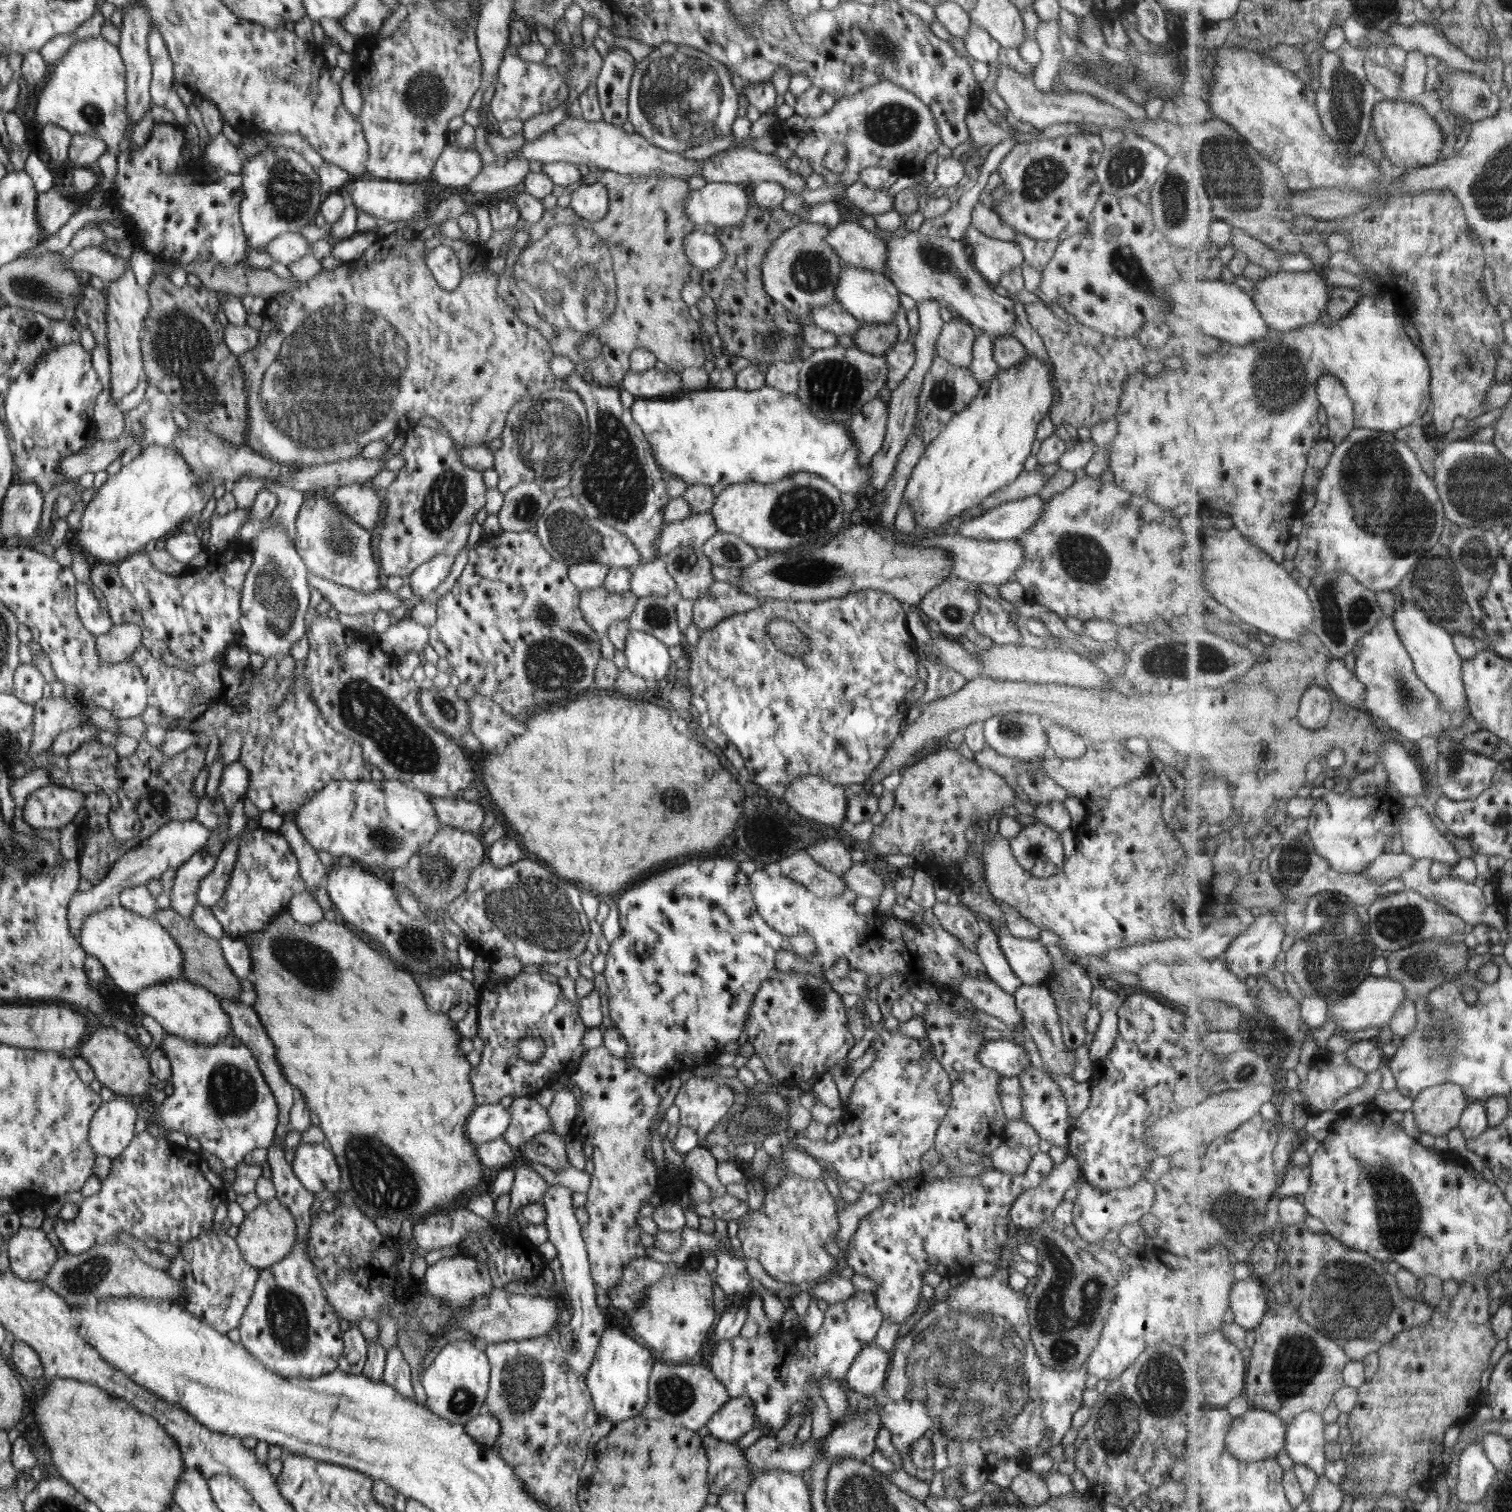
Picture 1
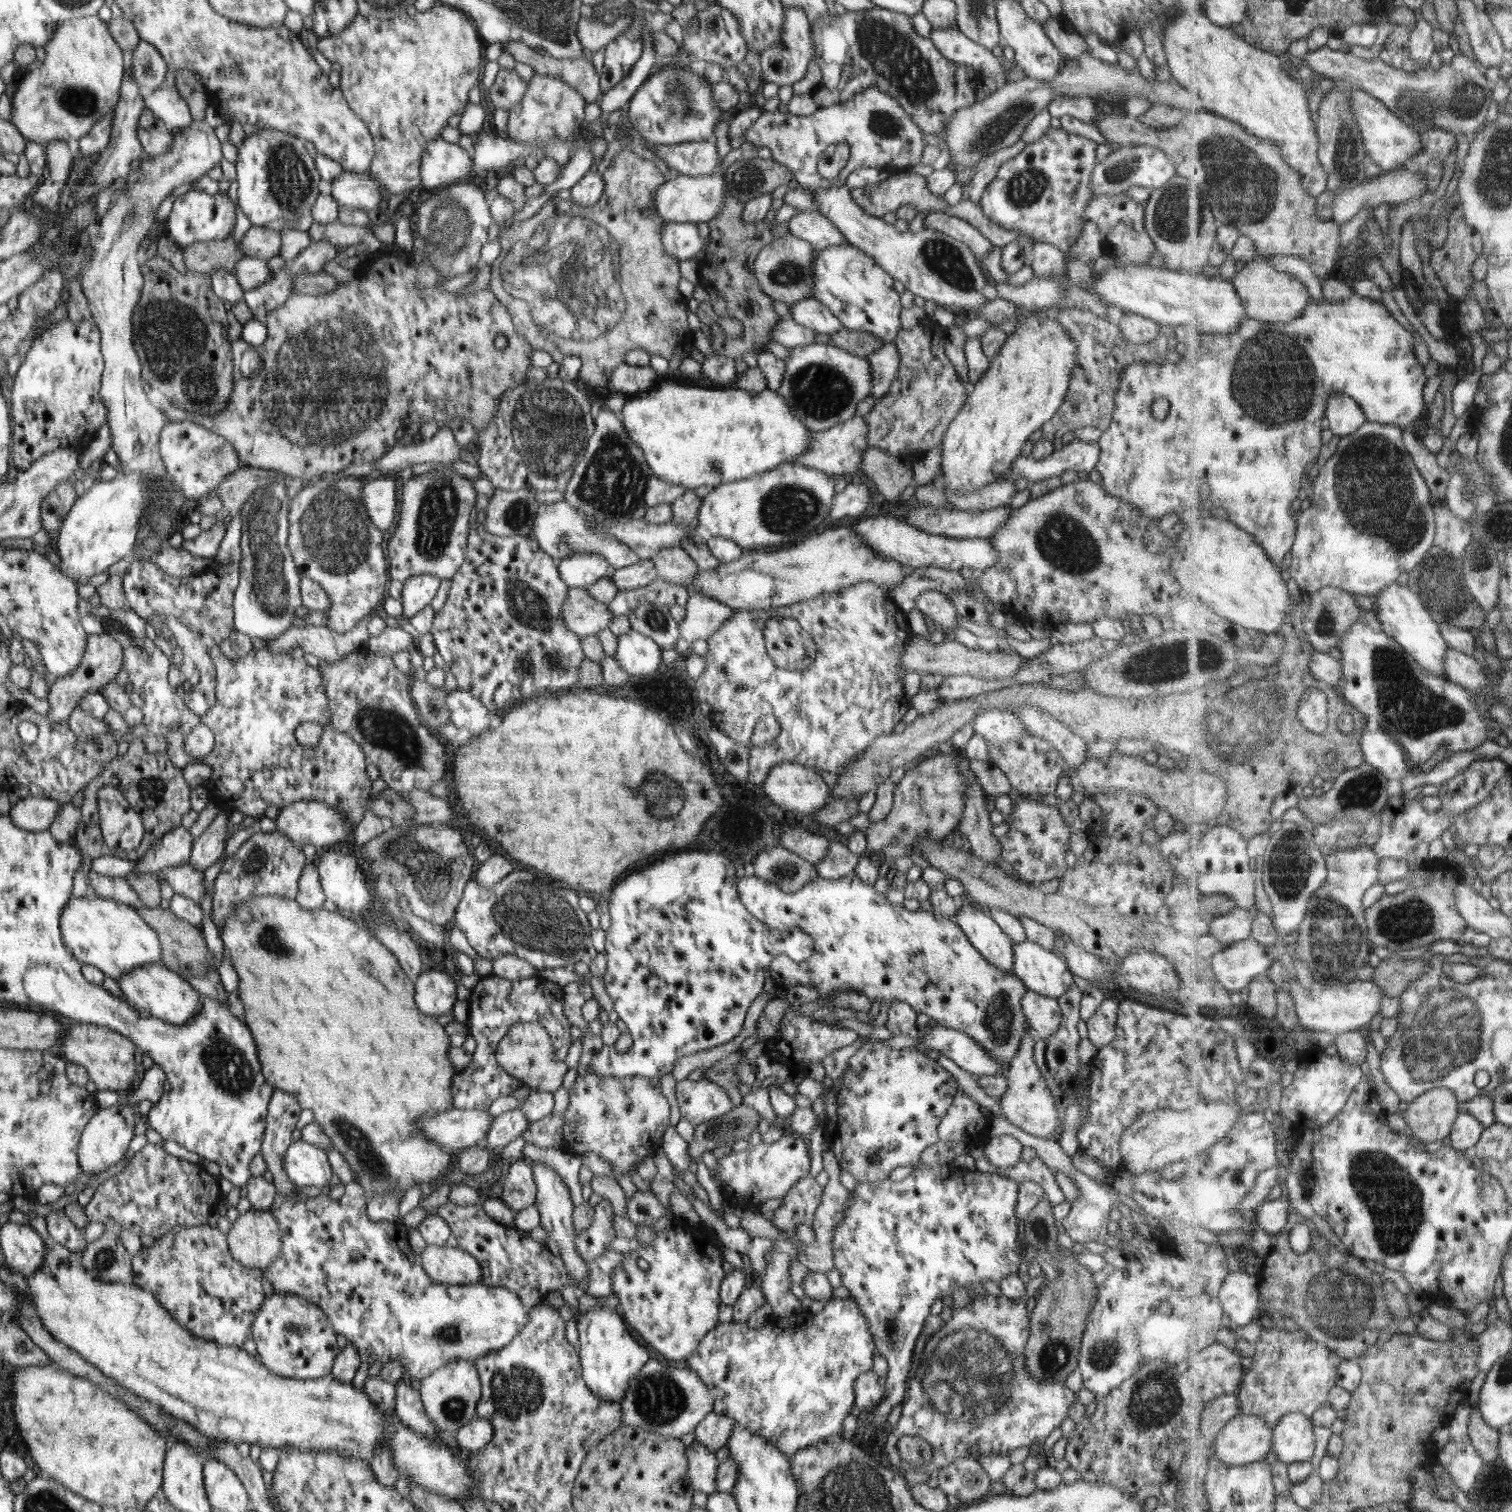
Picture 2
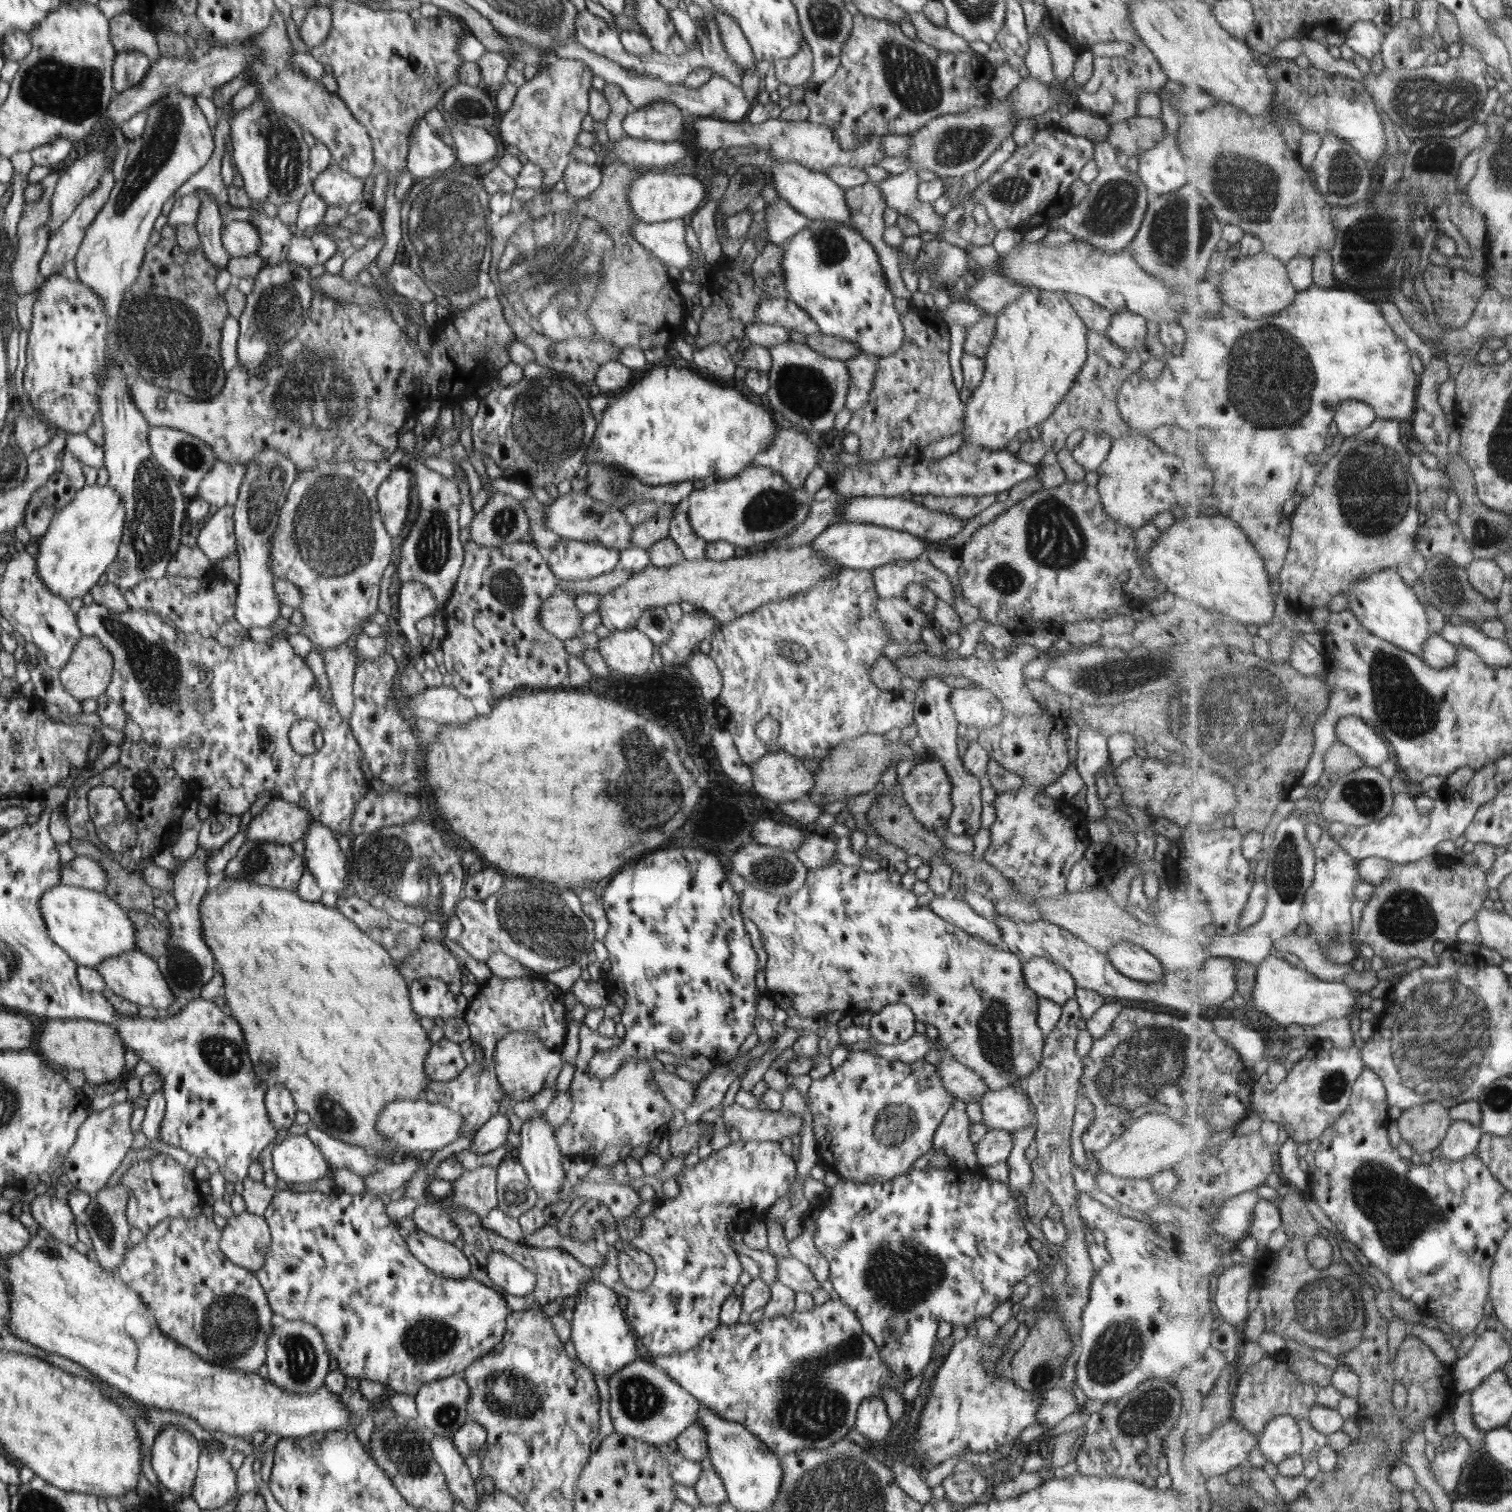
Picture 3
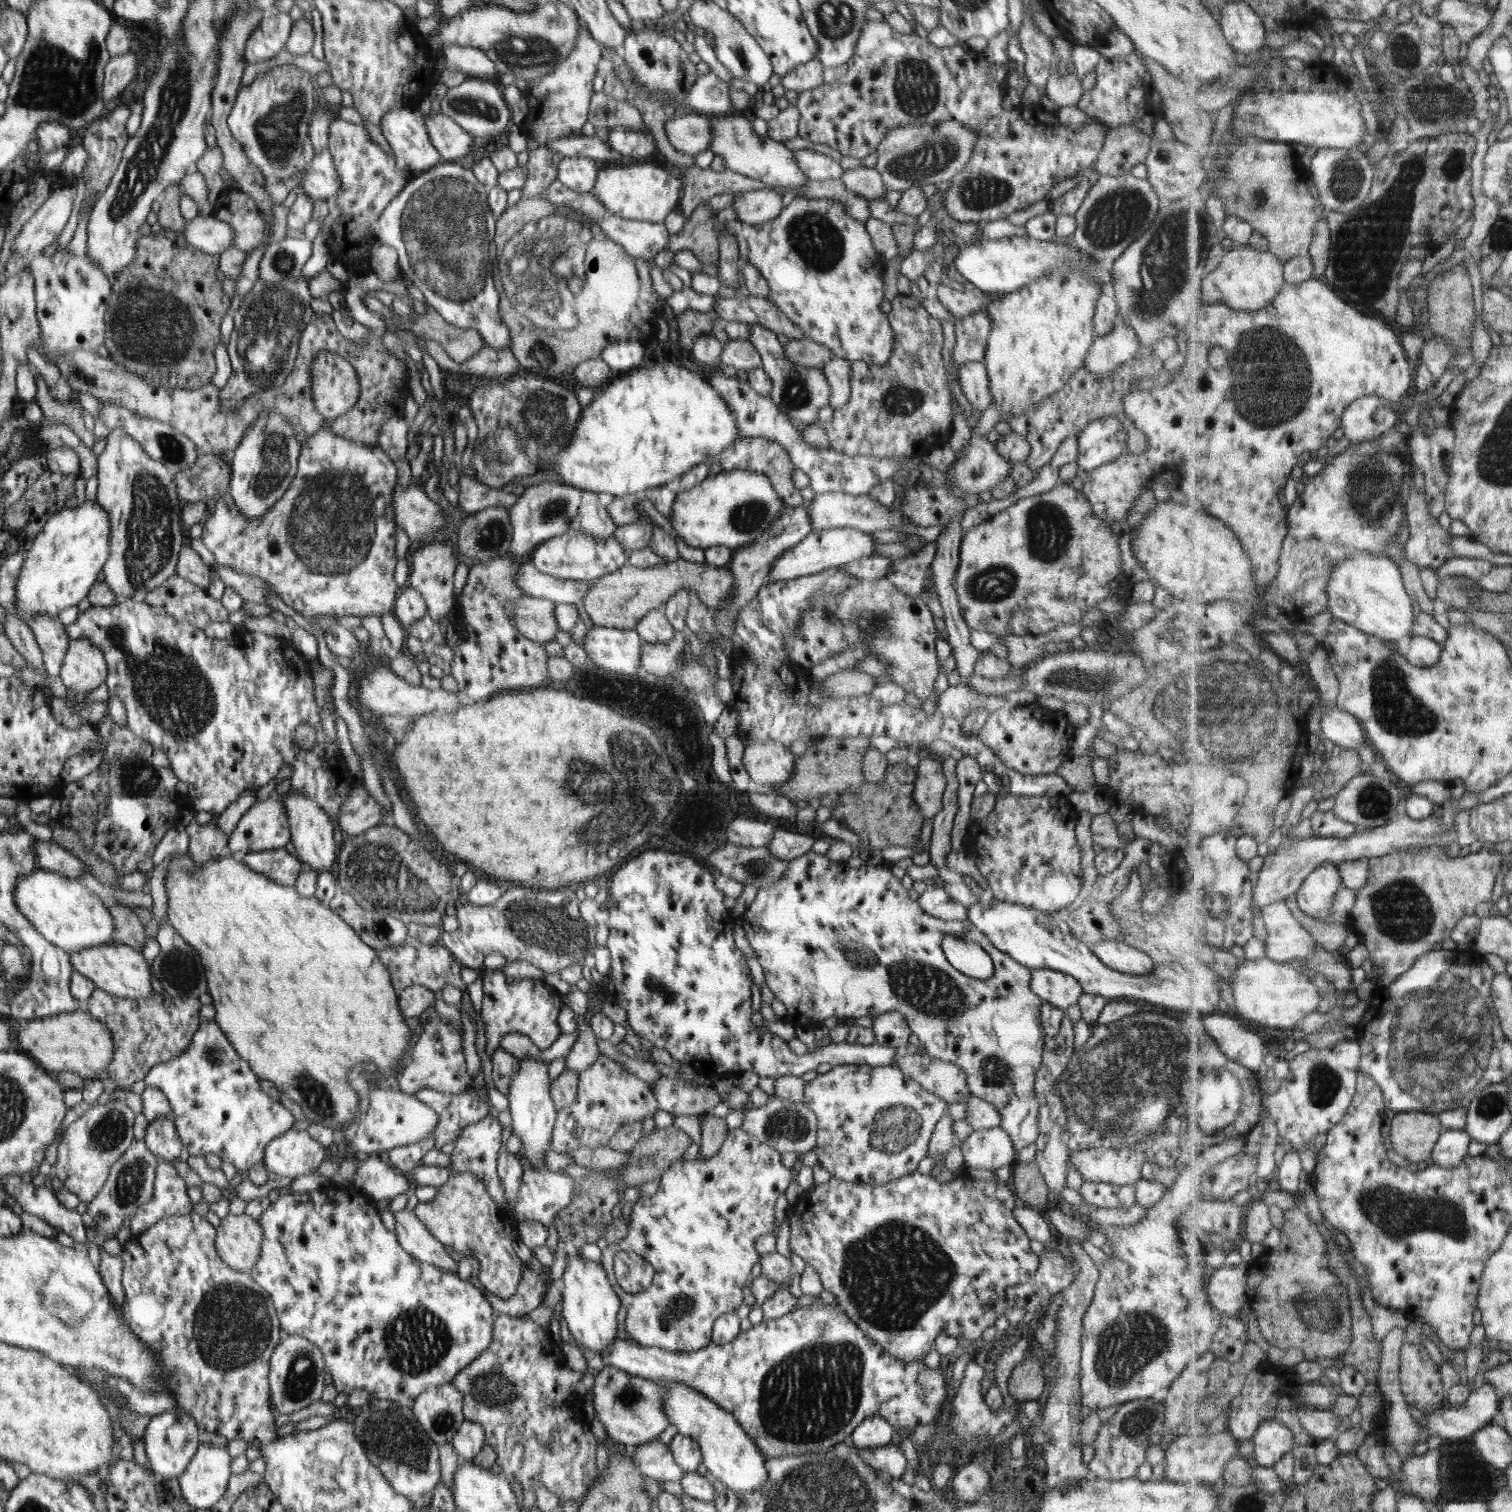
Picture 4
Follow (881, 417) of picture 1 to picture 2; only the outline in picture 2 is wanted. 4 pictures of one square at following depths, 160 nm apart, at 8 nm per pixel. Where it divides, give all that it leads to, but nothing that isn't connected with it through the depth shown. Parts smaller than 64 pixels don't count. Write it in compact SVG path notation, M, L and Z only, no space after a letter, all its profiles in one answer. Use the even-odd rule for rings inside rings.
M854 415L829 430L810 432L811 444L809 444L809 450L801 454L799 458L795 458L792 463L821 470L827 475L837 474L842 477L850 475L854 477L854 480L862 479L861 462L864 453L870 447L866 437L866 423L865 418L861 415Z

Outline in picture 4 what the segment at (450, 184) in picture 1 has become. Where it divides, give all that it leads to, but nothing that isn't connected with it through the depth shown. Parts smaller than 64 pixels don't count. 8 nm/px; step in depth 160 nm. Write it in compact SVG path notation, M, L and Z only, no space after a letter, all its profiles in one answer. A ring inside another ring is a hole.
M414 106L389 110L383 116L380 128L396 158L410 172L422 174L443 162L430 142L422 112Z

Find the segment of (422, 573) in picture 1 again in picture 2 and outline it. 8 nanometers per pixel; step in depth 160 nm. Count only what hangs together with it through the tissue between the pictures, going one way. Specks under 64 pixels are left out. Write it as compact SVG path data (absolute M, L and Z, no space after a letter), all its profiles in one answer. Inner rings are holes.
M419 574L404 581L401 601L403 604L404 618L412 618L425 606L430 605L438 587L440 579L433 574Z

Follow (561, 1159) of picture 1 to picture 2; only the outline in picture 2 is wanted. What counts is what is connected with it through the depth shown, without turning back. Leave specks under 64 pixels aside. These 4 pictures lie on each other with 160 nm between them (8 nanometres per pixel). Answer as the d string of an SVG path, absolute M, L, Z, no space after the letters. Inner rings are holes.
M550 1114L538 1122L532 1122L523 1135L526 1144L530 1141L532 1145L544 1149L559 1149L562 1147L562 1134L565 1117Z

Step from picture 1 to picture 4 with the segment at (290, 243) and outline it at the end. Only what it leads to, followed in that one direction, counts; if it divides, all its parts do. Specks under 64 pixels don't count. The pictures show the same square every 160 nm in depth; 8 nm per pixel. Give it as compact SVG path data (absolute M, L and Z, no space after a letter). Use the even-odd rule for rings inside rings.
M199 215L192 221L186 221L186 227L181 235L191 245L216 256L230 249L236 238L234 228L230 228L226 222L214 217L204 218Z

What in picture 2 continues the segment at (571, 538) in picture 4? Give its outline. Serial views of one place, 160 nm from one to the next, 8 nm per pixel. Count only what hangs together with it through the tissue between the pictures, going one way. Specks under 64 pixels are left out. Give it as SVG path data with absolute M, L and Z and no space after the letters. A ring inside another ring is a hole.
M595 552L567 556L558 565L560 578L569 587L581 589L588 589L612 569L609 562Z

